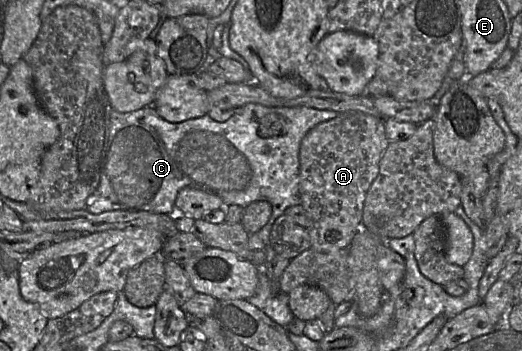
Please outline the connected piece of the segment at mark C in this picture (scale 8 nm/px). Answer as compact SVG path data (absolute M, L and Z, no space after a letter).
M249 103L239 108L227 121L214 121L208 114L195 119L186 120L179 123L170 123L161 118L153 106L141 108L139 110L127 113L121 113L112 110L110 116L110 132L108 137L108 149L103 169L101 173L100 184L97 190L87 199L86 208L90 213L100 214L106 211L126 210L126 211L145 211L163 214L176 214L175 201L179 191L185 187L202 190L208 193L216 194L223 200L225 206L238 205L244 209L255 201L268 201L272 206L271 216L264 227L258 231L258 236L264 240L266 246L270 246L270 232L276 219L280 217L286 209L291 206L301 204L299 193L299 150L303 137L316 125L337 117L339 113L330 110L320 110L306 106L296 107L277 107L270 108L256 103Z

